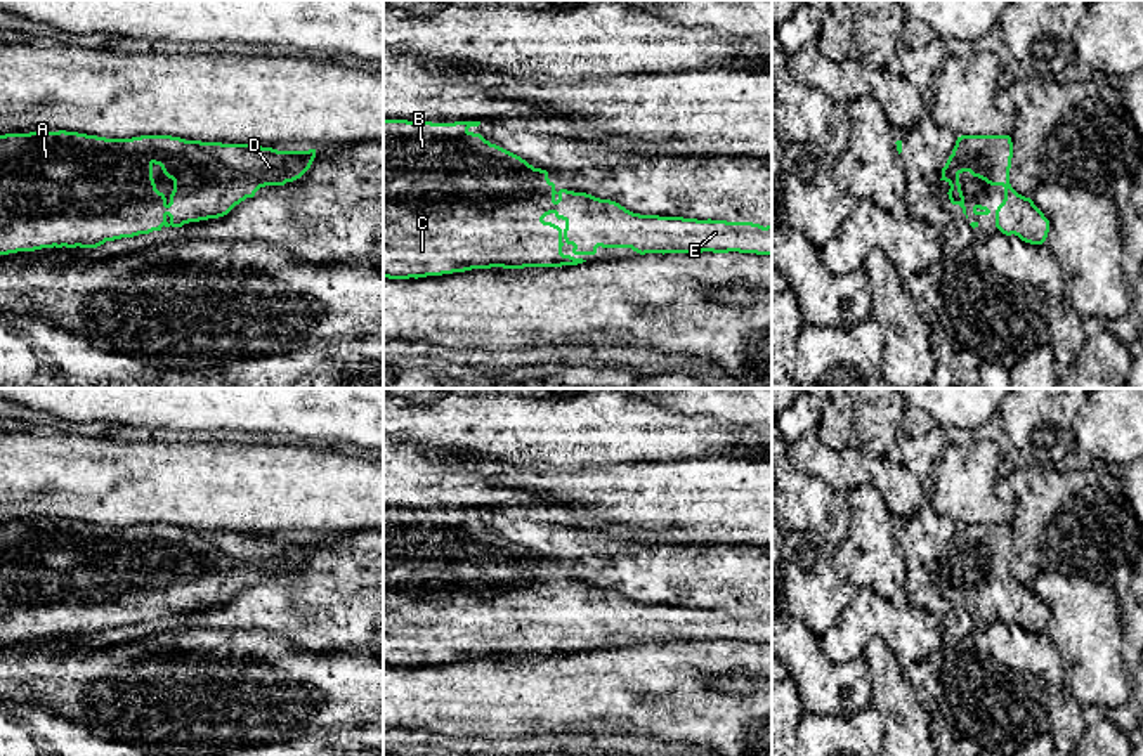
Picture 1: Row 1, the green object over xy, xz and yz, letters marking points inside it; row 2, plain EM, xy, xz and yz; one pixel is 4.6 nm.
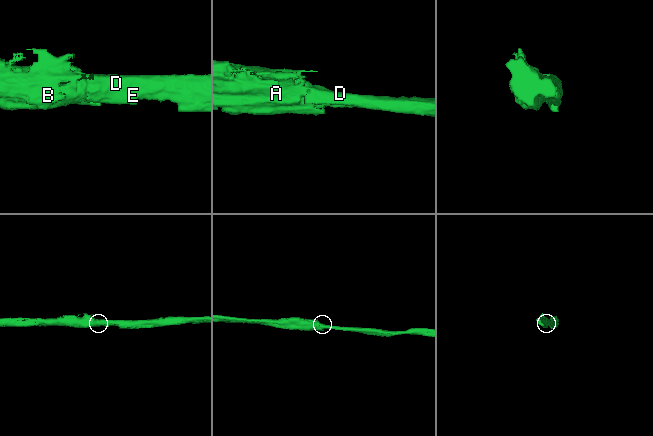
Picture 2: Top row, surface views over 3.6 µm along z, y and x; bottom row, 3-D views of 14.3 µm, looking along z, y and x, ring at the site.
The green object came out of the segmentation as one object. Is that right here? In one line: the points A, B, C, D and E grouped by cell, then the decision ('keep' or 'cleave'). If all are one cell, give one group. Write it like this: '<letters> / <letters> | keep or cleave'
A B C D E | keep

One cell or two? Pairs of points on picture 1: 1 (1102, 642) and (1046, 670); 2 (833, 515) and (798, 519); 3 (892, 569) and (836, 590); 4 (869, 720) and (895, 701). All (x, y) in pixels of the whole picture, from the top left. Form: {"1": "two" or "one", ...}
{"1": "two", "2": "one", "3": "two", "4": "two"}

